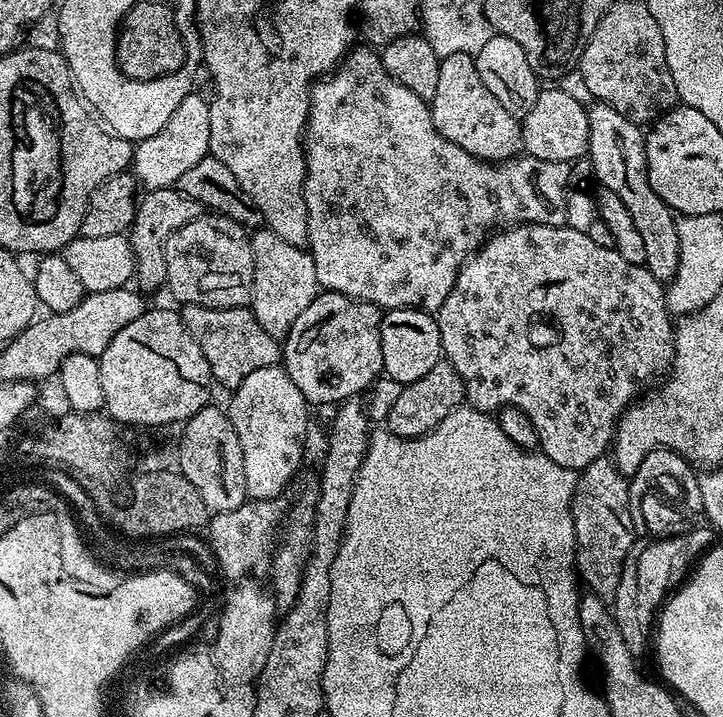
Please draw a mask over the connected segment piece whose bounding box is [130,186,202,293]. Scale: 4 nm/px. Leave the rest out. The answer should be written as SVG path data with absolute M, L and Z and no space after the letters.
M175 186L154 188L145 191L139 197L136 205L136 217L132 220L130 229L132 253L136 259L134 284L137 289L148 293L154 291L155 288L163 289L165 287L166 254L164 251L166 250L166 242L170 238L170 234L174 234L174 230L186 226L186 222L198 218L201 214L202 206L198 201L182 194L180 189Z

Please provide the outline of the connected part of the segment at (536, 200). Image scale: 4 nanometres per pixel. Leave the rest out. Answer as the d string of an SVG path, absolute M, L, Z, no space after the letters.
M353 47L348 55L327 76L315 81L308 93L308 127L304 129L304 201L308 215L307 247L314 258L314 270L318 270L321 289L346 294L355 300L377 304L382 310L389 308L420 308L433 314L440 311L446 294L454 286L460 267L488 239L493 230L501 226L517 224L545 224L563 228L568 220L568 183L572 180L572 168L566 162L546 162L527 154L500 163L479 160L474 154L454 146L450 138L442 138L434 126L429 101L423 100L414 90L406 90L386 70L380 60L380 52L371 47Z

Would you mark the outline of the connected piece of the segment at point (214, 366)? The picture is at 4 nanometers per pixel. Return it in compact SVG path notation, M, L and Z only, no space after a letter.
M185 304L179 314L194 342L198 342L198 350L202 350L202 358L206 358L212 379L219 387L221 384L227 390L234 390L249 374L254 374L254 370L281 363L281 341L258 326L258 318L254 318L251 307L203 308L197 304Z

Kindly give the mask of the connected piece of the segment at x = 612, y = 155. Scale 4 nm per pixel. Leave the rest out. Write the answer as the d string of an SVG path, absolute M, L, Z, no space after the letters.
M599 102L593 103L588 108L588 151L586 156L587 159L592 159L592 172L600 179L599 183L605 188L614 190L614 194L622 198L626 210L630 210L630 218L634 218L634 227L638 229L638 234L646 246L644 267L650 270L650 274L654 274L656 280L667 282L674 278L678 270L678 226L676 225L678 216L670 206L666 206L666 202L662 202L662 198L658 198L658 194L654 194L650 186L644 137L645 133L641 125L630 122L630 118L618 114L618 110Z

